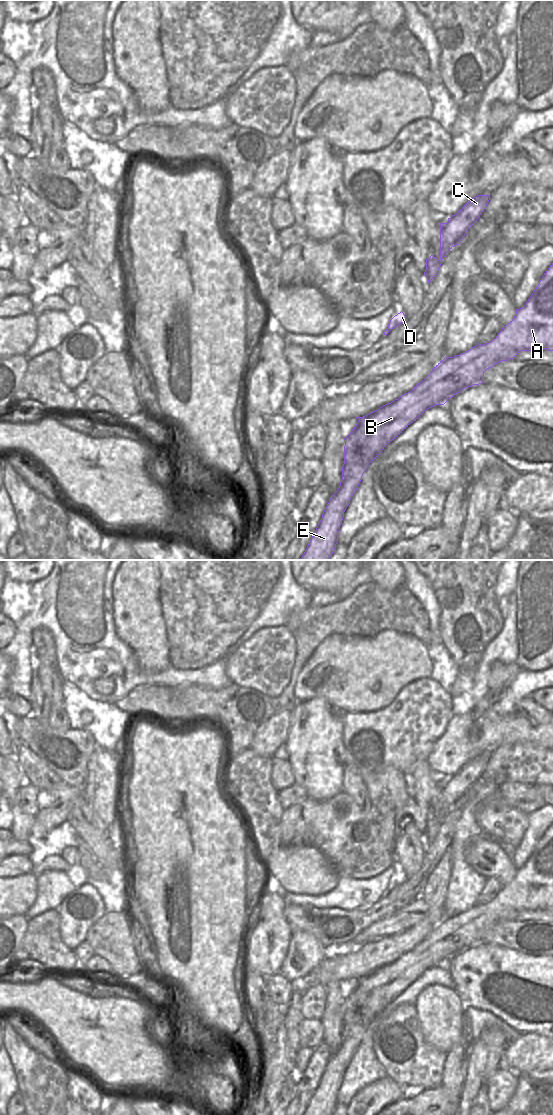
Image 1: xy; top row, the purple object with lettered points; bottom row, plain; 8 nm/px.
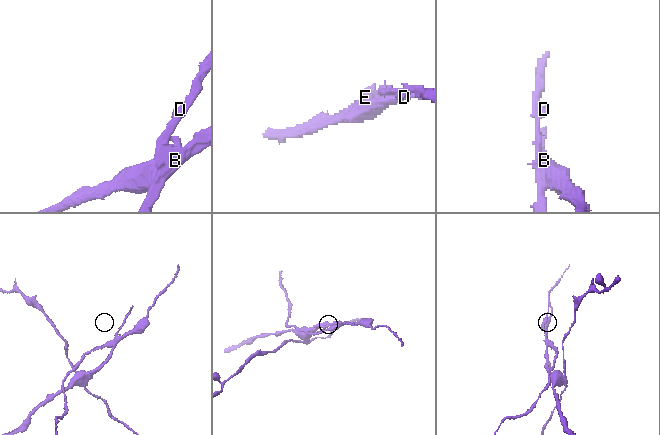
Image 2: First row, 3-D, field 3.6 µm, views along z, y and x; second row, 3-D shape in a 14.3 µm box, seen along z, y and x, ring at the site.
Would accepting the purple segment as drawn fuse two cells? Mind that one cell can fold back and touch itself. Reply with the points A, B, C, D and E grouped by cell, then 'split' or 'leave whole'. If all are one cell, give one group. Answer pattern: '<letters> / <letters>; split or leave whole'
A B / C D E; split

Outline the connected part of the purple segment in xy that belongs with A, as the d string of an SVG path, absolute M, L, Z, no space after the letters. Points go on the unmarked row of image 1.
M553 823L542 836L526 864L516 869L514 878L502 888L495 899L483 905L478 903L459 915L445 917L410 952L363 977L356 977L355 979L358 980L356 986L344 1000L357 997L358 1002L362 1004L357 1016L361 1017L367 1007L363 998L373 985L383 989L384 993L394 1000L427 969L435 965L444 965L451 957L467 947L484 943L484 932L487 929L501 921L513 919L521 911L541 911L543 909L553 911Z

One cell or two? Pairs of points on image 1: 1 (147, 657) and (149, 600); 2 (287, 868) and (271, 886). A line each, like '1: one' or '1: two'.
1: one
2: two

